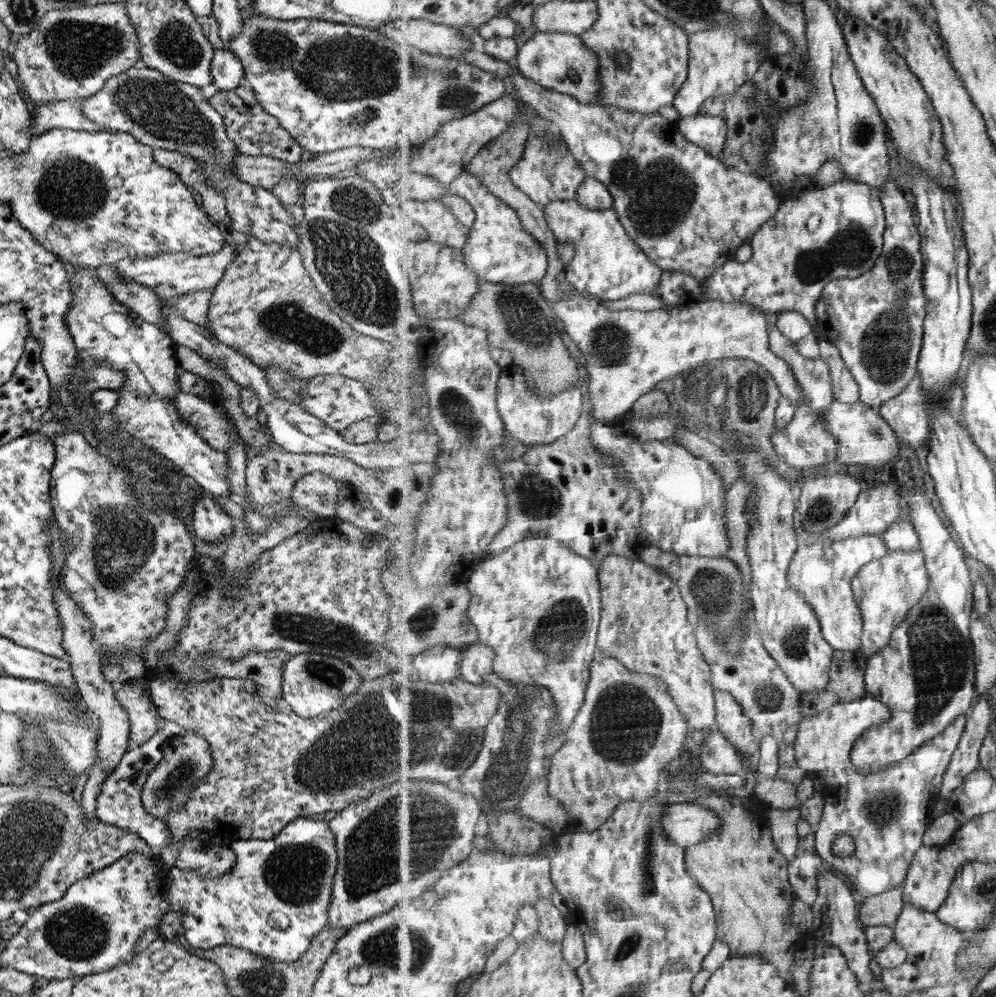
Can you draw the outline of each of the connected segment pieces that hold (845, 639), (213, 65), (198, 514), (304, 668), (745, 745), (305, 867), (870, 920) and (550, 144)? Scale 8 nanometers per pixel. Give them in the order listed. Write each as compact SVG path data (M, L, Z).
M865 535L846 540L827 539L827 544L802 544L791 561L791 587L799 591L799 595L804 596L818 614L822 633L836 651L861 650L864 618L860 602L851 590L851 583L866 564L886 557L888 552L886 539L882 535Z
M213 49L210 58L210 75L218 91L234 89L243 76L242 64L234 54L224 49Z
M202 496L195 501L191 518L191 528L194 539L203 542L218 542L232 533L233 522L221 510L221 506L212 496Z
M316 652L290 655L281 667L280 698L301 718L315 718L318 715L339 708L344 703L344 698L353 694L363 681L355 670L346 662L343 662L341 658L333 658Z
M716 690L717 722L721 733L730 739L745 758L753 758L755 752L760 752L753 739L751 723L753 720L745 713L742 703L730 691Z
M297 817L295 820L288 822L273 838L270 839L243 839L240 841L231 841L229 843L231 850L236 854L235 862L232 867L221 876L215 878L205 878L194 870L179 870L177 867L170 866L167 871L165 901L168 902L169 911L181 911L181 928L184 934L184 941L192 948L206 950L219 945L234 946L237 949L247 950L249 953L259 958L265 958L269 962L287 963L297 960L307 952L311 945L311 940L315 938L323 927L327 926L327 909L331 900L332 878L336 871L336 850L334 838L328 823L307 819L306 817Z
M903 885L885 893L863 898L859 909L860 923L869 927L893 927L898 922L904 904Z
M550 123L548 136L531 134L528 137L526 151L520 161L510 170L510 177L535 202L545 206L551 201L577 198L579 185L585 181L587 174L568 148L568 144L558 132L556 125Z

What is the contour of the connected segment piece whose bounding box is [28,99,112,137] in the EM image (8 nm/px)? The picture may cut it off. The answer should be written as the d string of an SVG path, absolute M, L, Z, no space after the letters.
M71 99L69 101L57 101L53 106L41 106L31 110L29 108L30 123L32 126L32 135L41 136L48 130L54 128L66 128L76 131L101 132L109 131L106 126L100 126L85 118L81 113L81 100Z

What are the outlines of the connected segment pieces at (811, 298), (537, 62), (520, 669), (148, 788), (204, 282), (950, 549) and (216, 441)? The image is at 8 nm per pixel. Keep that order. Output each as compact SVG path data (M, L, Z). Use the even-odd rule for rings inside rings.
M844 179L843 181L836 182L831 186L813 190L806 191L801 194L799 197L794 198L793 200L784 200L778 210L778 213L775 214L769 222L766 222L757 233L754 234L750 245L753 249L753 258L750 262L736 262L730 261L719 269L711 279L708 280L706 287L704 288L704 297L707 300L722 300L723 302L750 302L752 306L756 306L759 310L762 310L767 316L773 314L777 318L783 312L799 312L803 314L809 322L814 326L817 324L818 314L816 313L817 303L822 297L823 291L830 284L831 281L834 281L838 278L857 278L862 274L865 274L868 270L871 270L875 263L878 262L878 259L882 257L882 252L884 249L884 234L886 232L886 209L882 203L882 199L879 196L879 191L877 188L869 186L868 184L851 181L849 179Z
M537 32L521 48L517 66L522 73L546 89L574 96L583 104L600 102L602 96L602 65L599 55L587 47L581 36L570 33Z
M527 537L524 541L515 544L513 550L505 550L498 555L489 553L487 555L489 562L474 569L471 580L467 588L472 596L472 603L468 610L473 624L479 629L481 644L489 645L496 650L496 659L494 662L494 672L499 677L507 679L516 685L539 685L549 687L553 693L555 702L558 706L556 714L556 725L551 733L551 737L565 736L574 724L575 717L578 716L579 709L586 701L587 687L590 684L590 666L594 661L594 656L598 652L598 630L602 622L602 595L603 586L599 581L600 569L591 559L577 554L571 547L568 547L563 541L551 537Z
M199 734L167 739L163 741L161 752L162 757L148 772L142 784L140 805L147 814L159 820L166 820L170 810L176 810L190 797L190 790L196 786L196 782L198 784L211 772L214 759L211 746Z
M229 240L226 241L227 244L225 244L219 252L204 255L193 256L191 253L161 253L157 256L125 257L119 259L117 264L114 265L116 268L116 284L125 281L126 283L135 283L136 285L144 286L151 290L153 294L156 294L161 300L172 300L184 294L193 294L200 290L210 290L210 288L212 289L220 281L228 263L231 262L232 258L235 258L237 254L239 244L233 244L233 242L229 242Z
M913 486L913 488L907 490L907 502L909 507L909 517L911 517L911 522L913 522L919 538L921 538L920 545L922 551L926 554L926 567L930 571L930 590L927 591L925 597L922 598L922 601L917 606L915 606L910 615L907 617L907 620L904 620L894 630L890 644L887 645L881 653L874 654L871 658L867 659L867 693L871 694L877 700L884 702L891 709L892 717L889 722L884 722L883 724L877 724L876 726L871 727L871 729L863 733L863 735L861 735L861 737L859 737L853 745L853 748L850 752L850 759L853 762L853 766L855 766L855 768L864 775L875 772L879 773L890 763L899 762L911 756L915 749L921 748L921 746L927 744L927 742L933 740L933 738L938 737L940 733L942 733L949 725L957 721L959 717L962 717L964 714L969 714L973 708L974 700L976 698L976 656L974 651L974 642L972 641L970 635L970 624L972 623L974 608L973 592L975 592L975 582L971 580L971 576L969 576L969 570L972 562L965 559L966 550L962 547L962 545L957 544L957 542L951 538L951 532L949 532L949 528L943 524L941 516L937 514L935 506L931 504L931 498L929 498L927 494L923 493L923 488L917 490L917 488Z
M179 391L172 396L172 406L178 416L193 427L203 443L217 453L227 451L233 445L230 424L223 413L197 395Z

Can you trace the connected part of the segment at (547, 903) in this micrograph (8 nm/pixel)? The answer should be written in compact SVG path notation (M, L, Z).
M542 898L535 908L541 918L541 922L539 922L540 934L551 943L564 943L569 923L554 905L554 902L548 898Z

